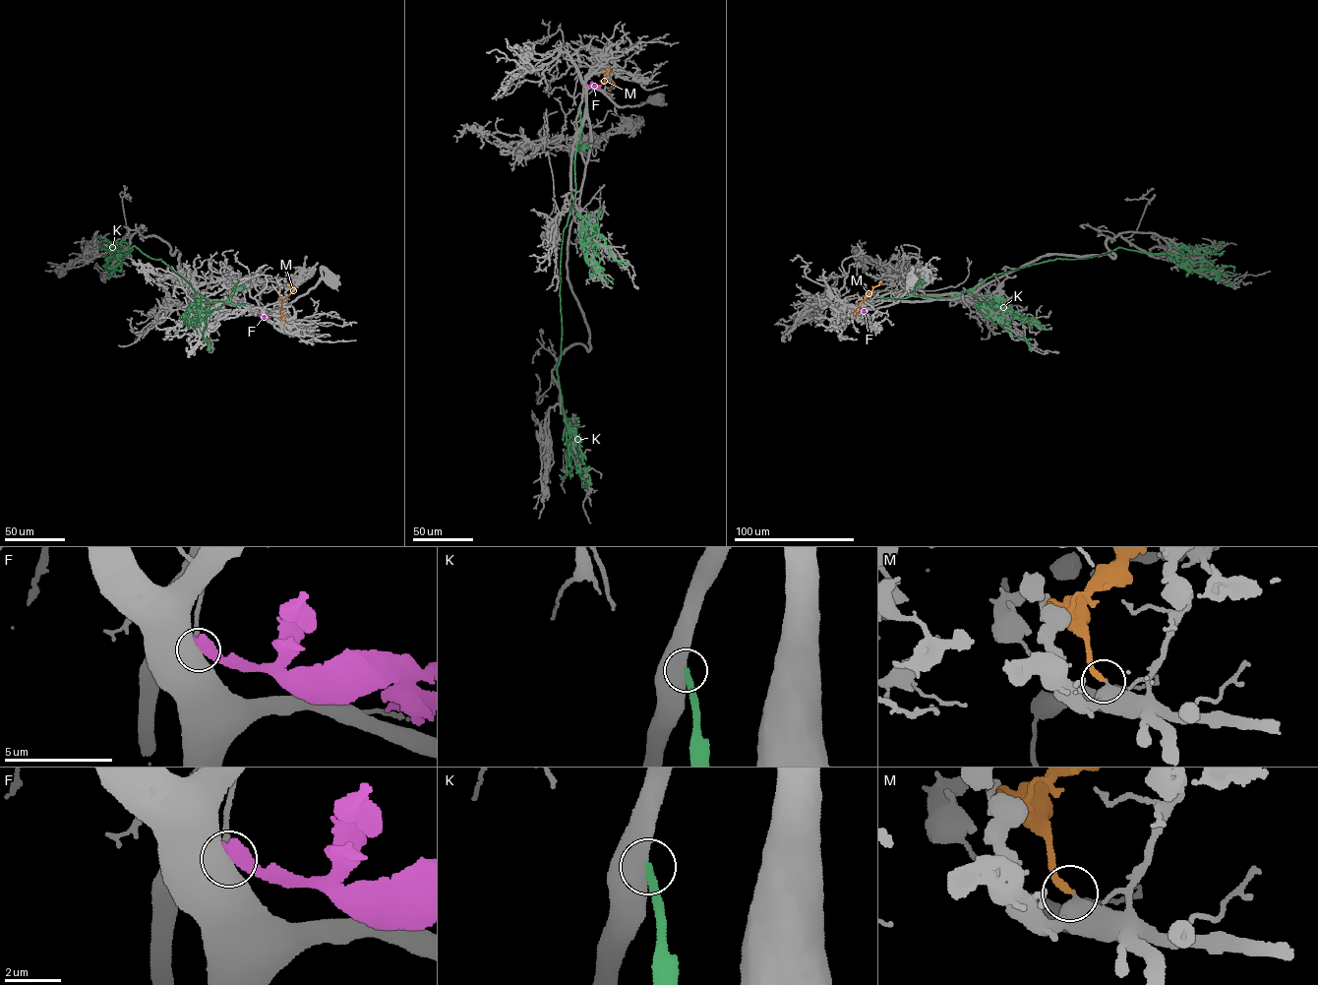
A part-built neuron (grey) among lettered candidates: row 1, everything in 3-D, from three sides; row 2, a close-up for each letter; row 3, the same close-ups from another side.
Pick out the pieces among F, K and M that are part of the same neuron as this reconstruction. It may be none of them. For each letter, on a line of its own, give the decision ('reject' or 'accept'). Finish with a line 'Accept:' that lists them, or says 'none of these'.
F: reject
K: reject
M: accept
Accept: M

